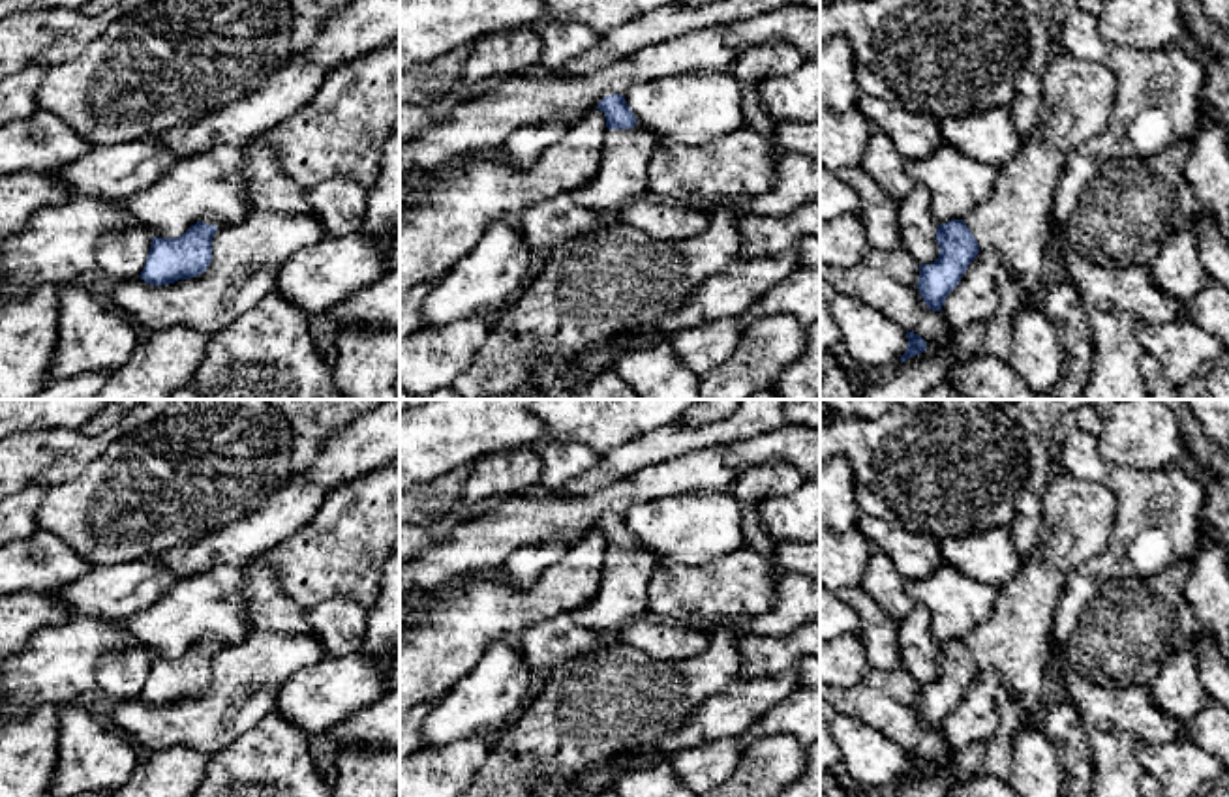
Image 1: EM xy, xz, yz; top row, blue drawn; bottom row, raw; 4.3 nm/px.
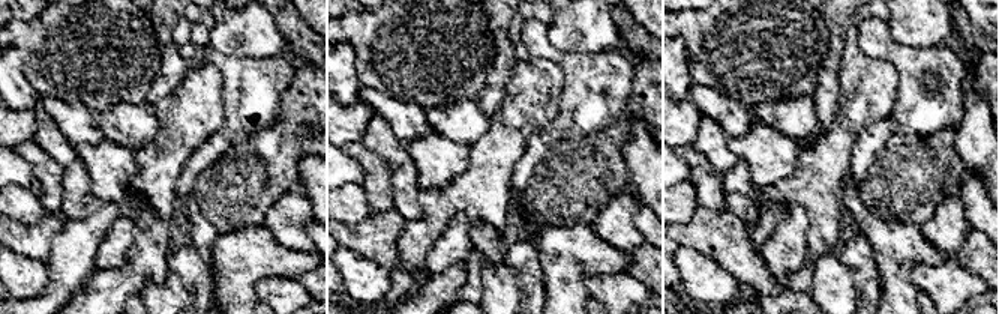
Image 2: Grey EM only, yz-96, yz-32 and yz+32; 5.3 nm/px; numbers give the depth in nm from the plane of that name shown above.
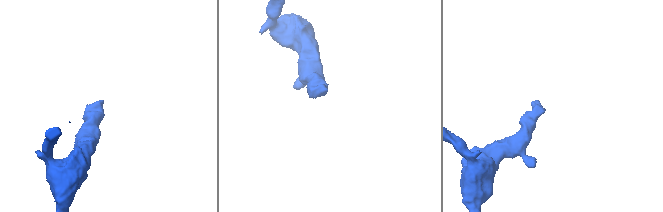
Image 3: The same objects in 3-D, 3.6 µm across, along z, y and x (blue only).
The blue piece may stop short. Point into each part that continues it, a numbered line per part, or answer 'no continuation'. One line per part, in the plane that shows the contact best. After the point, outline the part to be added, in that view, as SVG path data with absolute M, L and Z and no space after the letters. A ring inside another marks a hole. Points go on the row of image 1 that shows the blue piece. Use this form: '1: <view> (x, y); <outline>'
1: yz (1077, 94); M1060 26L1049 28L1051 58L1043 77L1039 122L1021 152L998 169L991 199L963 218L979 249L993 248L1011 278L1041 293L1043 251L1051 236L1053 204L1070 156L1085 143L1105 133L1115 103L1115 77L1096 60L1079 60L1066 53Z

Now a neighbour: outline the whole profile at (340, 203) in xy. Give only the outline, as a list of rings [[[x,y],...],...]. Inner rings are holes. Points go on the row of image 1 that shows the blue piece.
[[[336,174],[306,193],[326,236],[343,236],[362,229],[368,188],[355,178]]]

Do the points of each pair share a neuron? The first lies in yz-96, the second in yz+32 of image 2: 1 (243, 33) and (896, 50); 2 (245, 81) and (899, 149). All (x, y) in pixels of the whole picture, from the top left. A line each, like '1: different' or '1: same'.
1: different
2: different

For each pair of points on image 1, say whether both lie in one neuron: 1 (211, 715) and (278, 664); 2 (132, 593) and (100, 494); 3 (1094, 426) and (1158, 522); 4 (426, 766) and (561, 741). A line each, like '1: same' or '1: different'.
1: same
2: different
3: different
4: different

